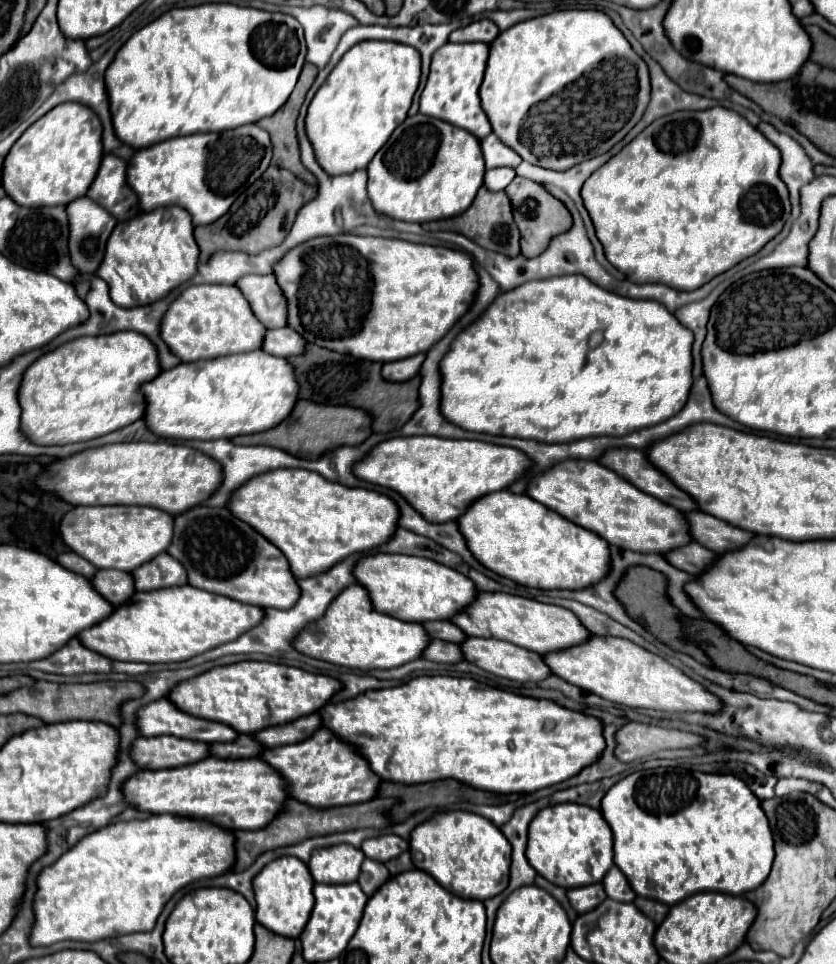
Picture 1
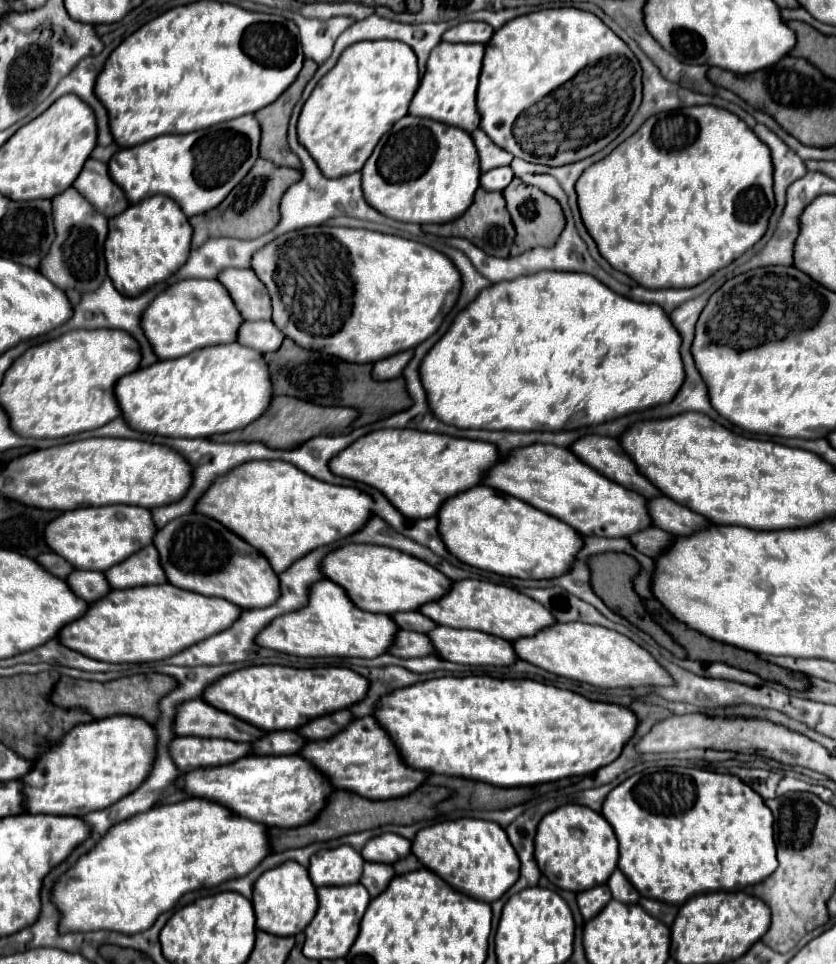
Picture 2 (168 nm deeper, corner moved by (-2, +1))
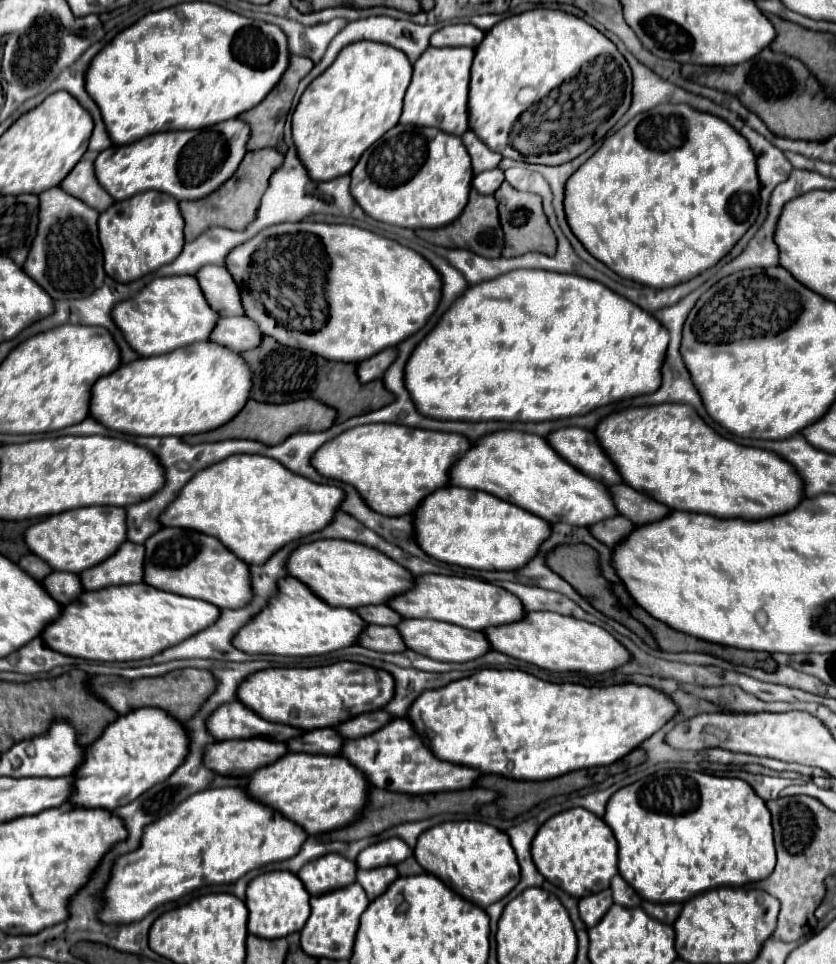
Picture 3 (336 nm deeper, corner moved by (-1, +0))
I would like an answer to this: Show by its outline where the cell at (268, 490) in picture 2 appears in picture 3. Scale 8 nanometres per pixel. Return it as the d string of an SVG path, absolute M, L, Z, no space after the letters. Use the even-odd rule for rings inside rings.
M238 454L192 478L182 498L162 516L162 526L186 526L210 534L246 564L260 566L286 544L324 530L336 518L344 496L342 488L310 482L266 456Z

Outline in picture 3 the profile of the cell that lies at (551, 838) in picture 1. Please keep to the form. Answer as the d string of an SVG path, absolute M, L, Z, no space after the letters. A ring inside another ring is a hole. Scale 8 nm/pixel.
M570 808L548 818L534 836L532 858L548 882L574 898L606 890L612 876L618 874L618 846L612 830L602 818L582 808Z

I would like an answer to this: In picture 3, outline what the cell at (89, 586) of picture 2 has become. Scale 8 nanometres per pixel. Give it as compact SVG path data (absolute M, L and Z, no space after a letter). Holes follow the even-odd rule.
M52 572L42 584L50 592L50 596L56 598L62 606L74 602L84 592L80 576L70 572Z

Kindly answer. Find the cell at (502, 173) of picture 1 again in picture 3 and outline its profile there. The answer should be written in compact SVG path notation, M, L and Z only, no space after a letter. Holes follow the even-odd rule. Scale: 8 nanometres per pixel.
M494 168L494 170L486 170L486 172L482 172L482 174L476 174L472 186L474 186L480 194L494 194L494 192L500 188L502 182L504 182L504 170Z

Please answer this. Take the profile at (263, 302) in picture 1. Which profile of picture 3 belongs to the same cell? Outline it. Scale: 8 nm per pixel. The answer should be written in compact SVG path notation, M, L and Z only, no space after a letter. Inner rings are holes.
M204 266L204 270L198 270L196 278L202 286L202 292L206 294L206 300L210 302L210 306L214 306L214 310L218 310L218 314L246 314L242 306L240 286L234 282L226 266Z

